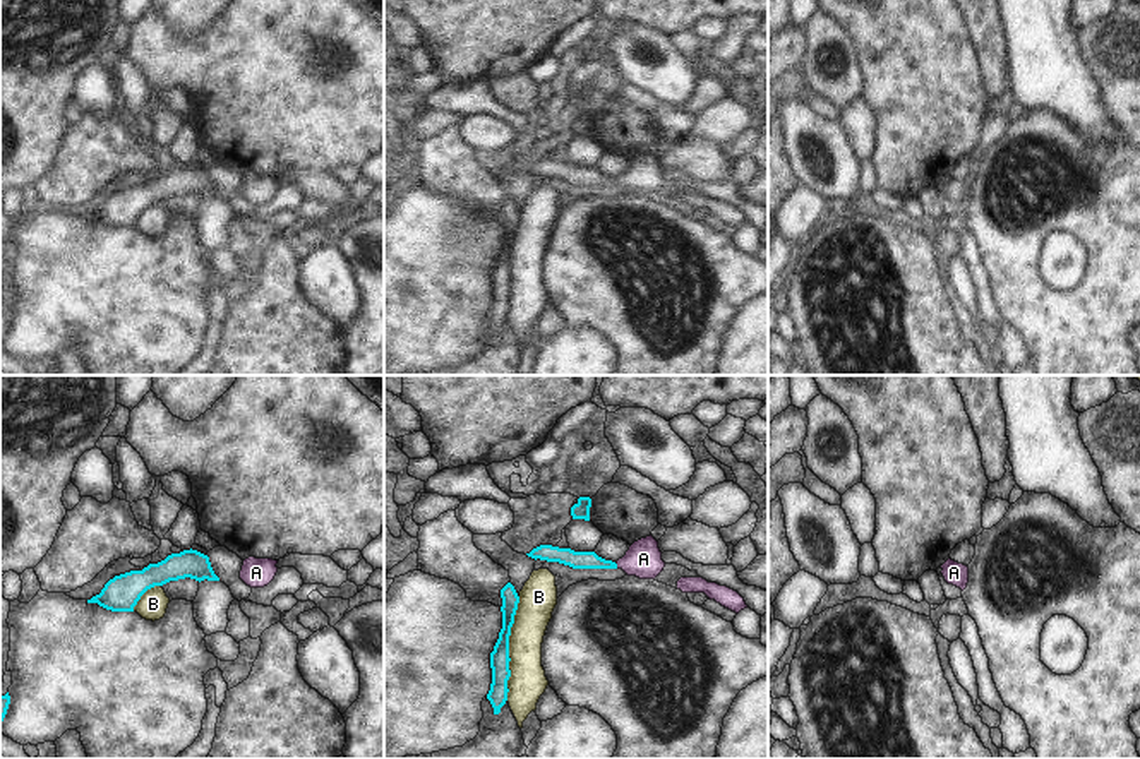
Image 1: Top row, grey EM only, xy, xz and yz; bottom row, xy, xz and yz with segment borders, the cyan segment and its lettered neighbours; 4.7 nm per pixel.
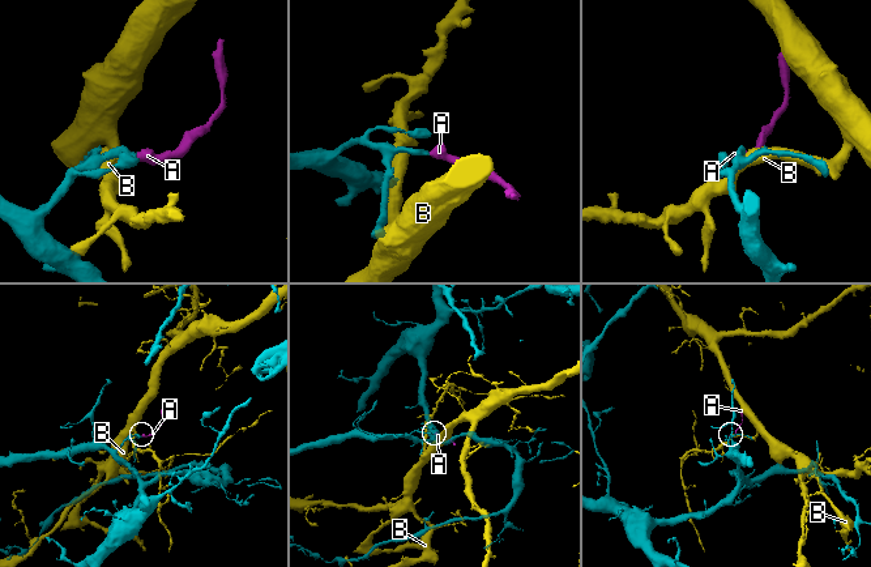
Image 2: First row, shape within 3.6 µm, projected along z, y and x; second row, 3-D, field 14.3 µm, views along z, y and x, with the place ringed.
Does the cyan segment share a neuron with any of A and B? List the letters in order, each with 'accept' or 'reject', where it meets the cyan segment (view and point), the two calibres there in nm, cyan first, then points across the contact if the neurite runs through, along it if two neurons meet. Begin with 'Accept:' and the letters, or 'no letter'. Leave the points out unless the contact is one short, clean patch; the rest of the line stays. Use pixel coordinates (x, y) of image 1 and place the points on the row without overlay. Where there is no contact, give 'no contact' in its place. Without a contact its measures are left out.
Accept: A
A: accept; meets cyan in xz at (616, 182); 80 nm thick on the cyan side, 170 nm on the other; runs through xz (564, 172), (616, 182), (643, 175)
B: reject; meets cyan in xz at (508, 264); 100 nm thick on the cyan side, 170 nm on the other

